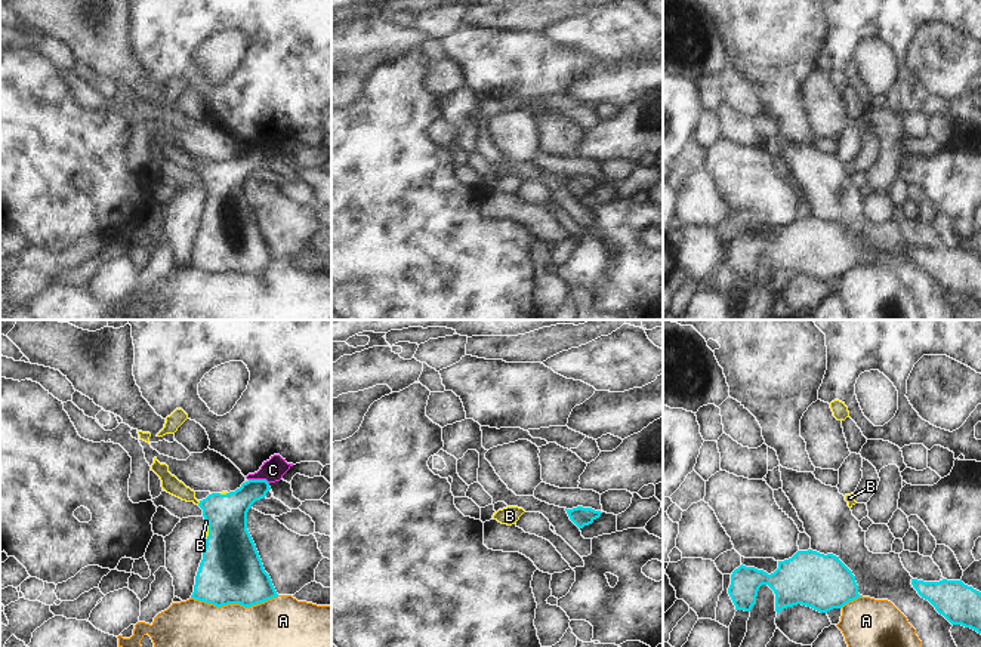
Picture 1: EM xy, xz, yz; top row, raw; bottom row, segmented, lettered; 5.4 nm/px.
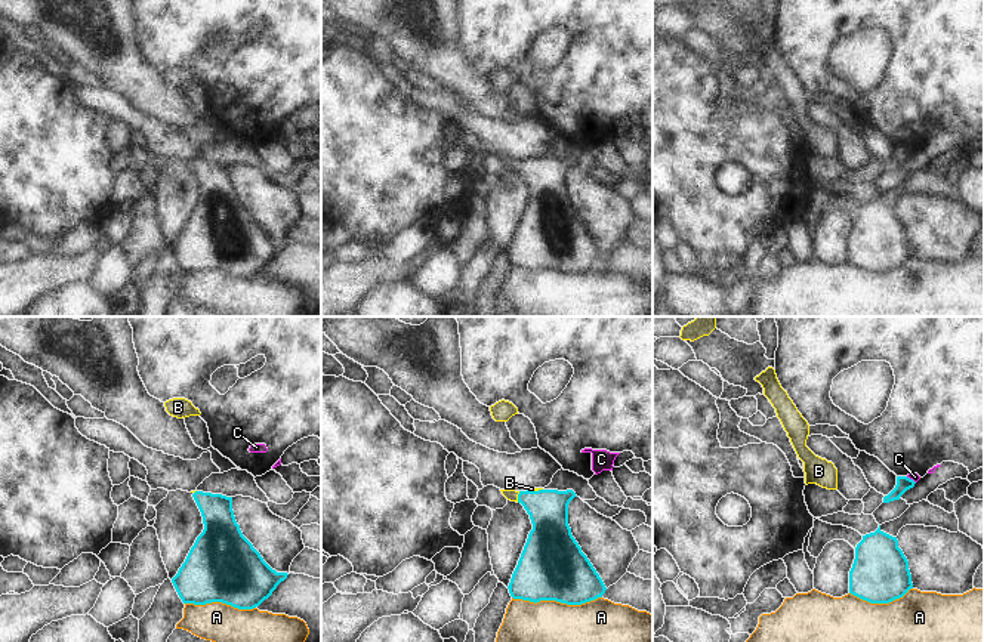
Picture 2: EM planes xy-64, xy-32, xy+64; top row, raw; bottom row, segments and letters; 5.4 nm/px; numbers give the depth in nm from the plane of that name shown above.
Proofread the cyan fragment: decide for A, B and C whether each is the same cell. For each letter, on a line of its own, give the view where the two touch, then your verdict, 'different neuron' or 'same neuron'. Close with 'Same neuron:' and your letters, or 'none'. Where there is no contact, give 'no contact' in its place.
A: xy | different neuron
B: xy | same neuron
C: xy | different neuron
Same neuron: B

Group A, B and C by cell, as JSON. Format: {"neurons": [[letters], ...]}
{"neurons": [["A"], ["B"], ["C"]]}

